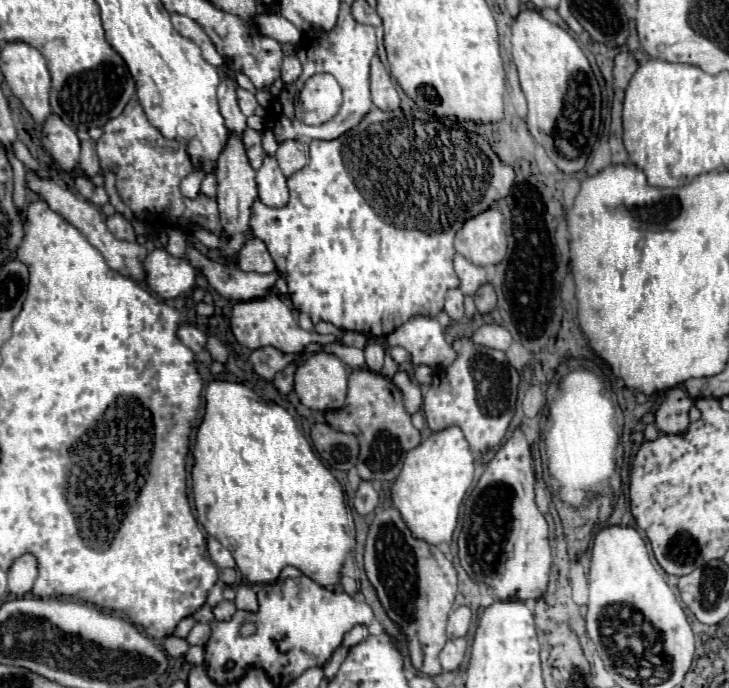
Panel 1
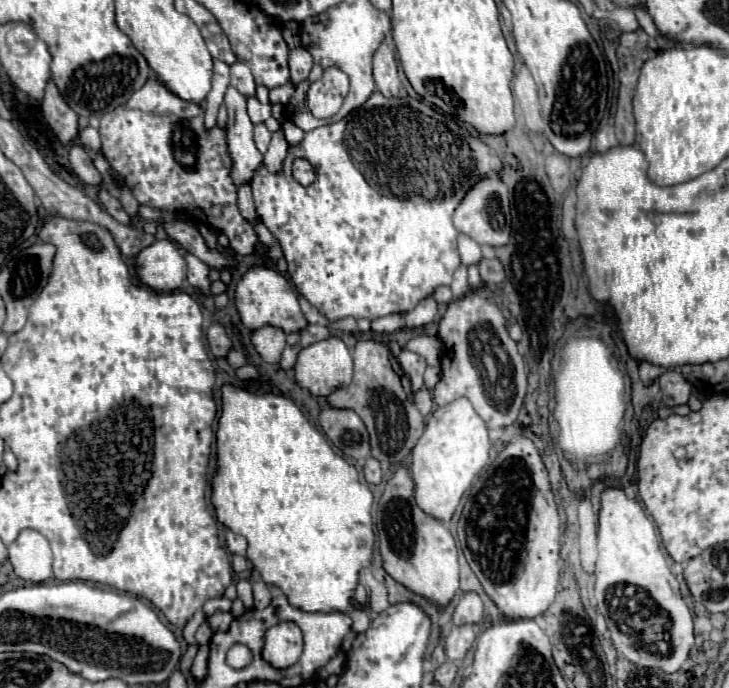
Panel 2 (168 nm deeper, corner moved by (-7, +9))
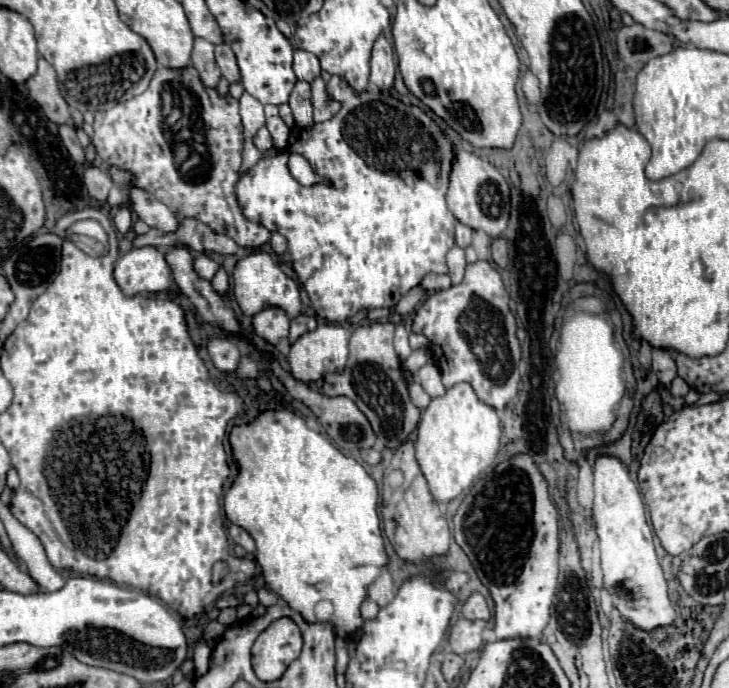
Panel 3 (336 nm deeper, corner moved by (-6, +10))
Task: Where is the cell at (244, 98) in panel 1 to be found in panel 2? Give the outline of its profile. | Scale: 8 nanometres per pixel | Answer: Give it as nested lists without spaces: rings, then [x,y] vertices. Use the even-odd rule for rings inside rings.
[[[235,61],[231,65],[231,85],[245,97],[255,95],[255,79],[243,61]]]

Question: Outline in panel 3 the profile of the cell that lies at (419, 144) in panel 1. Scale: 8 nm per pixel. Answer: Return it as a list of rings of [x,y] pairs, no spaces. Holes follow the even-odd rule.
[[[332,75],[326,88],[328,96],[340,100],[344,108],[354,108],[340,110],[334,118],[304,128],[302,138],[298,136],[288,150],[260,158],[258,164],[238,180],[236,194],[248,220],[288,240],[292,268],[304,284],[316,314],[326,322],[344,324],[346,318],[360,310],[394,308],[400,298],[430,272],[448,274],[446,254],[454,246],[456,218],[446,206],[446,192],[456,148],[426,112],[416,112],[414,116],[406,104],[392,96],[384,96],[378,90],[356,94],[337,75]],[[294,150],[304,154],[317,173],[332,184],[300,186],[286,168],[288,154]]]

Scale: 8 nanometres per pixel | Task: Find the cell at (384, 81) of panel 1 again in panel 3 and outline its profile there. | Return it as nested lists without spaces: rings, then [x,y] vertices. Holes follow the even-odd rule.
[[[380,36],[372,48],[372,60],[370,60],[370,82],[378,86],[380,92],[388,92],[394,86],[394,50],[392,44]]]

